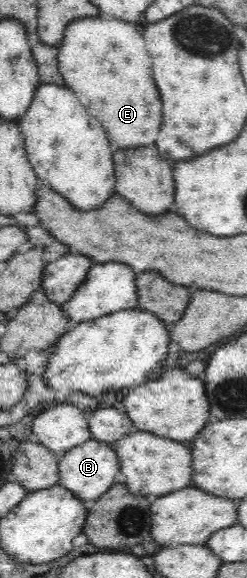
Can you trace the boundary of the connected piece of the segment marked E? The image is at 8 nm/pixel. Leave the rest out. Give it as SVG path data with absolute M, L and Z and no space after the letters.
M101 16L82 17L71 21L65 28L63 39L58 46L58 68L63 79L79 97L79 101L87 107L87 111L97 117L107 135L109 141L119 147L137 147L137 145L151 145L161 127L161 95L153 81L151 71L151 57L147 53L143 35L137 33L138 25L112 18L103 19Z

